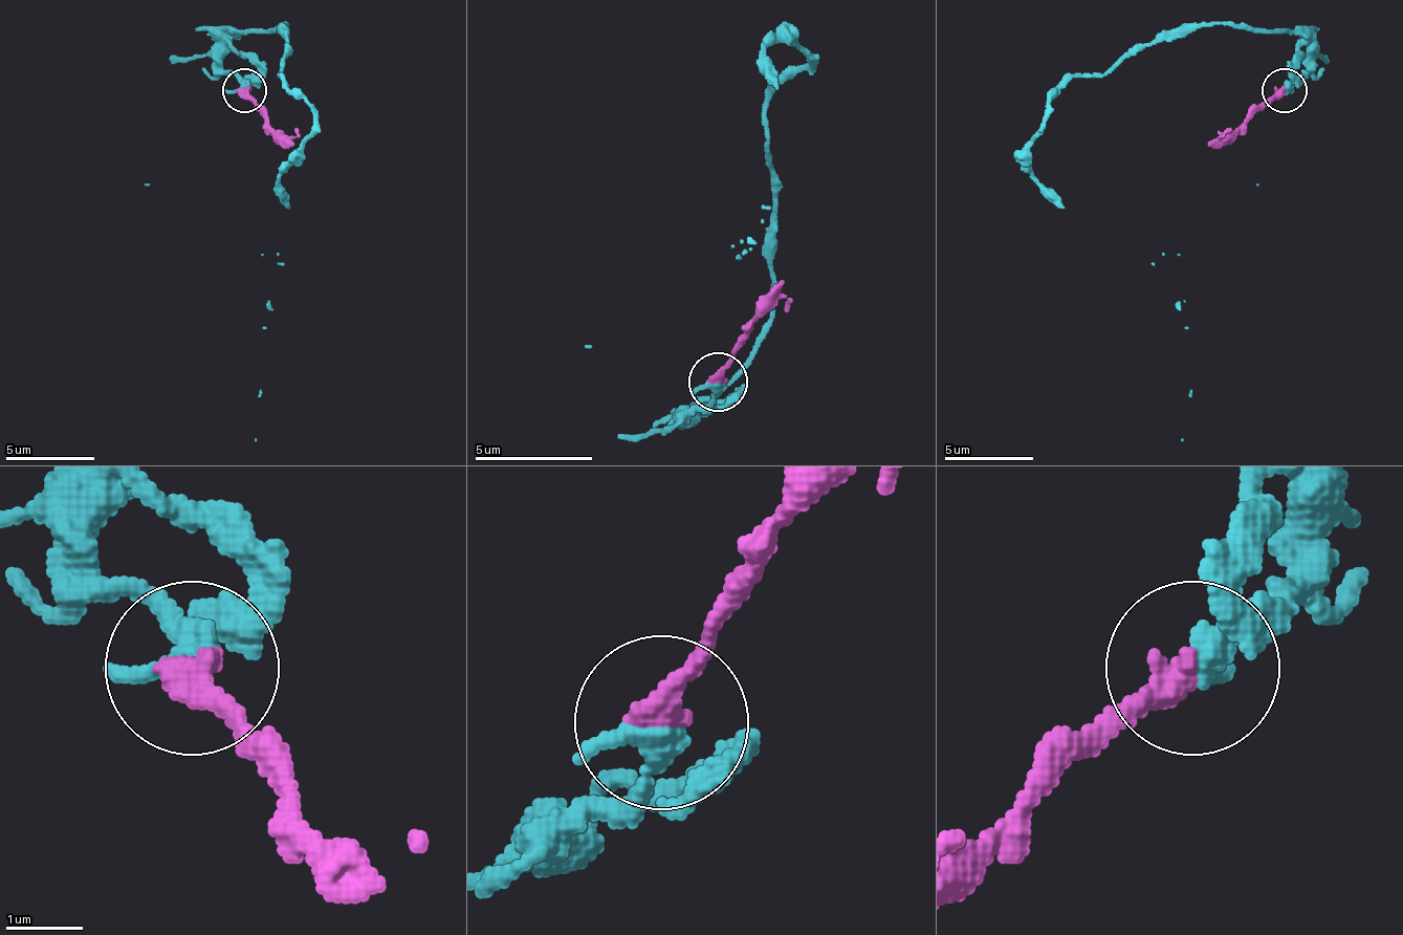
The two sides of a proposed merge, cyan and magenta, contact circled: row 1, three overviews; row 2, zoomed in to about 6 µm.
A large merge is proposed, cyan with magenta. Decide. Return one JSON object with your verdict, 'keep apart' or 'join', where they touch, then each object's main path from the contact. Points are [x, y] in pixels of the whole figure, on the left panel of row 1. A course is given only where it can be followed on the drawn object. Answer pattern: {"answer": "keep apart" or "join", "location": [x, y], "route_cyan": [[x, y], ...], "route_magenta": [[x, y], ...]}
{"answer": "join", "location": [244, 90], "route_cyan": [[245, 89], [237, 31], [285, 23], [281, 71], [312, 133], [281, 178], [255, 439]], "route_magenta": [[245, 89], [294, 147]]}

